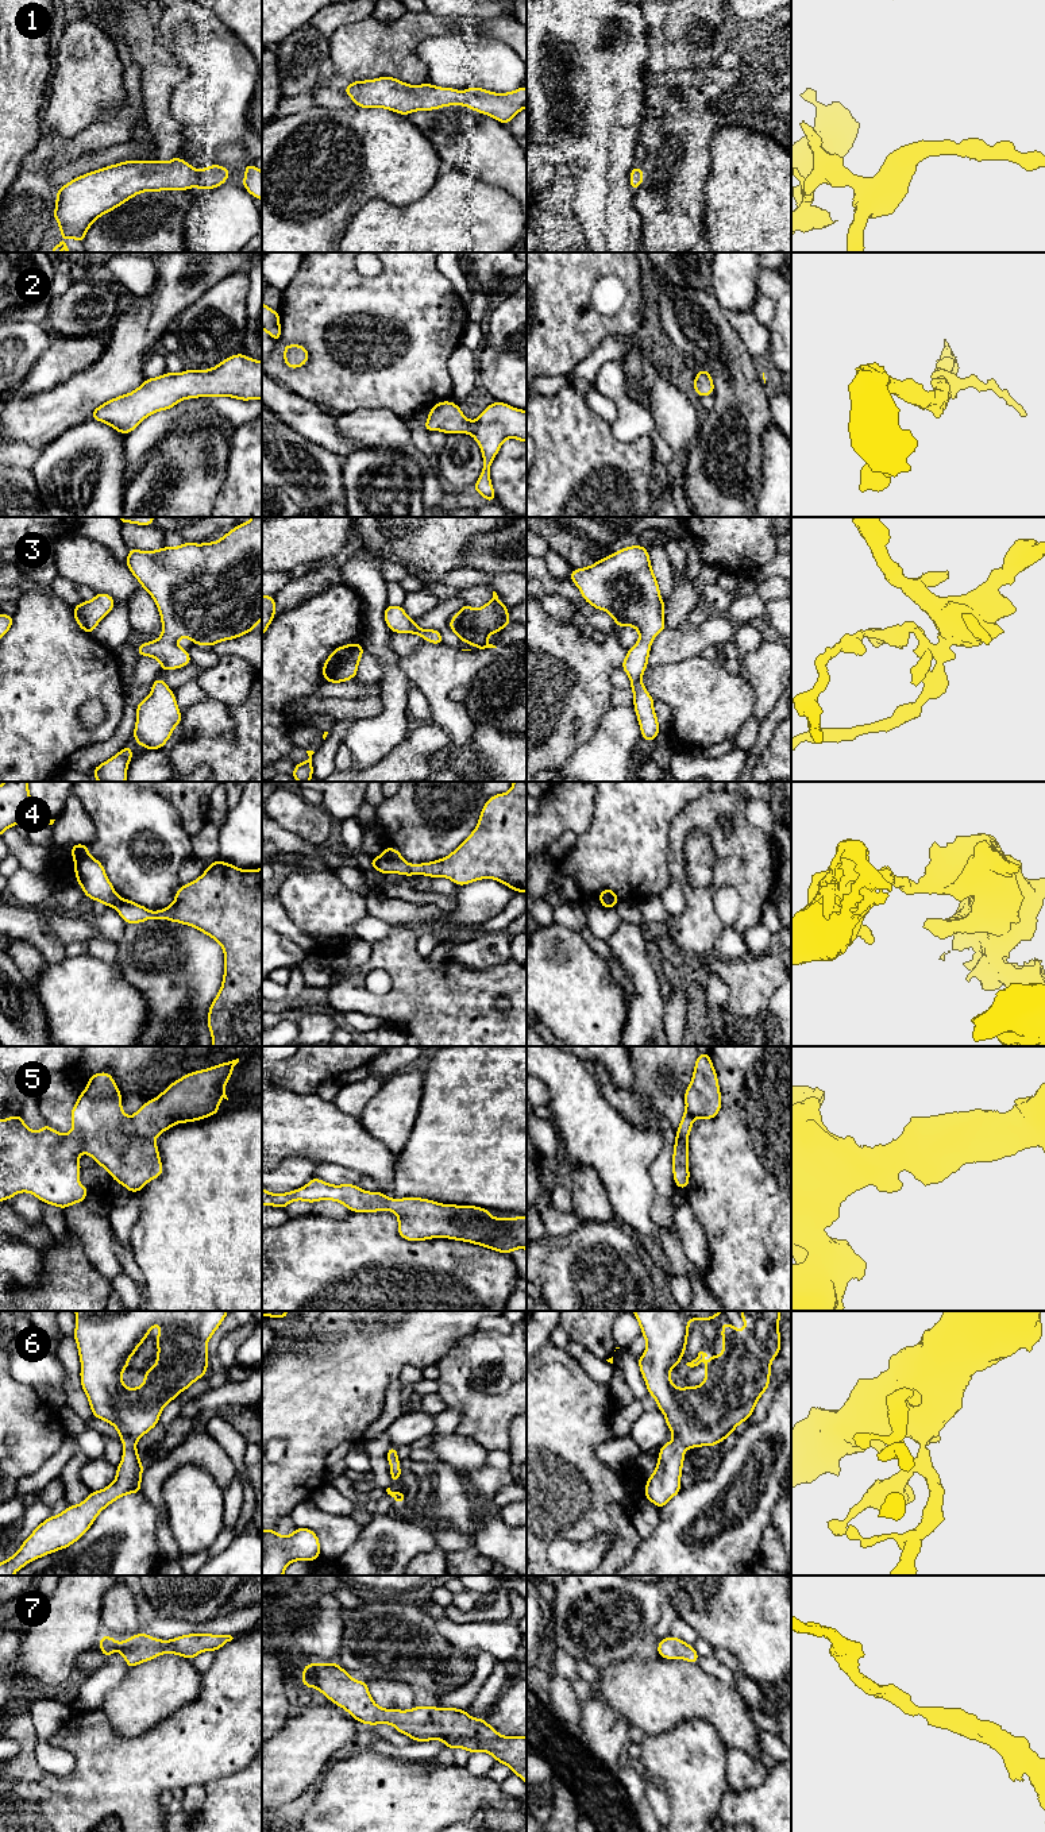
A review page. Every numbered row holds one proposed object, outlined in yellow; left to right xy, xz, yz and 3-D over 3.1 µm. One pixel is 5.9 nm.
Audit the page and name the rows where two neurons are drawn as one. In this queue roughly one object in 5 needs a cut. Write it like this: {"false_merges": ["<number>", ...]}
{"false_merges": ["4"]}

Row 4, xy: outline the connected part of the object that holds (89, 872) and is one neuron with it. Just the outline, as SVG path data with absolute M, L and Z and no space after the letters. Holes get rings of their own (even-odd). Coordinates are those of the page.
M74 844L72 848L76 880L84 894L92 900L100 900L105 907L112 906L117 894L111 884L103 864L88 853L86 844Z

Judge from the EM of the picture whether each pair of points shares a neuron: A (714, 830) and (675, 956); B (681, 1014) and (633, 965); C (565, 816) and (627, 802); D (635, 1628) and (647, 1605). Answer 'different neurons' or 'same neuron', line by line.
A: different neurons
B: different neurons
C: different neurons
D: same neuron

